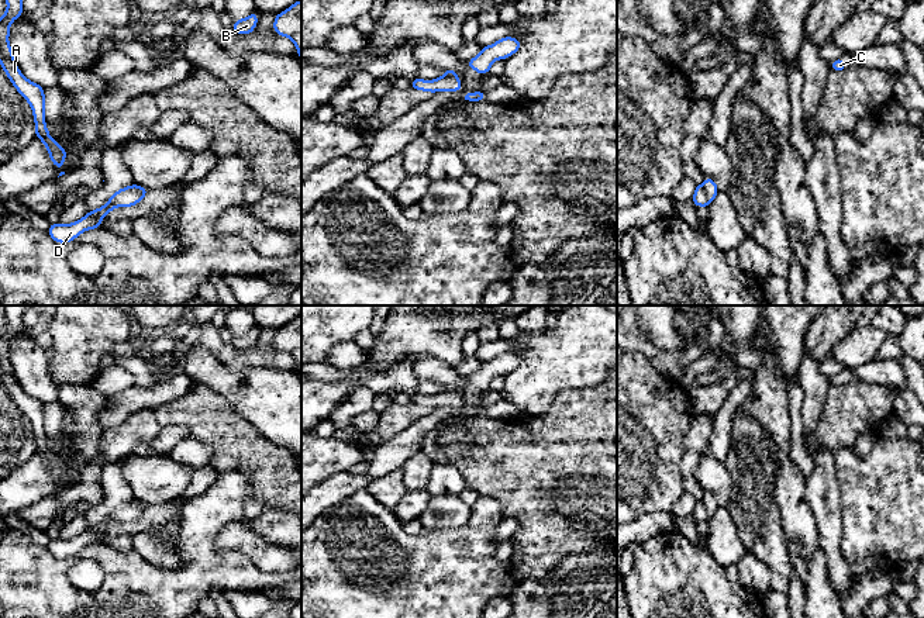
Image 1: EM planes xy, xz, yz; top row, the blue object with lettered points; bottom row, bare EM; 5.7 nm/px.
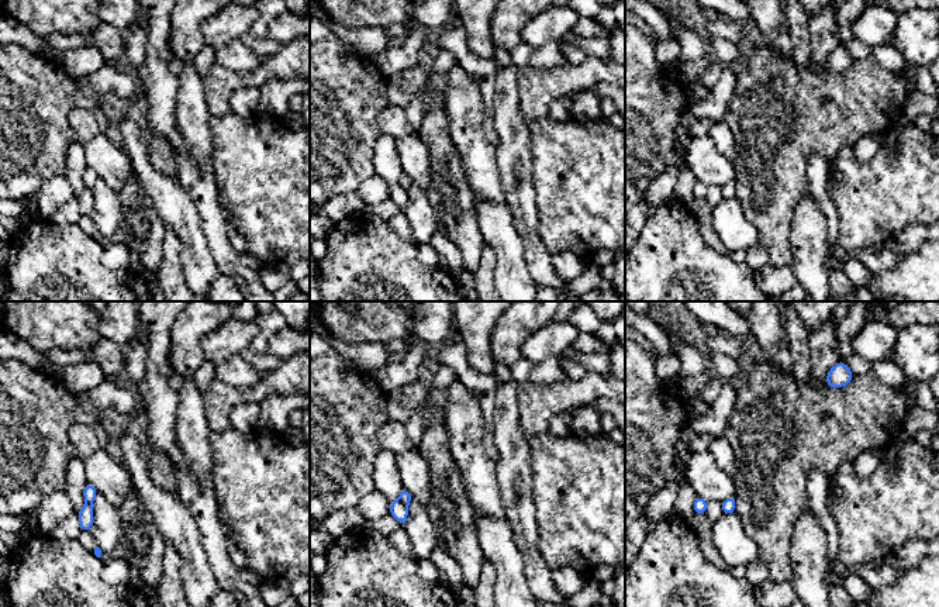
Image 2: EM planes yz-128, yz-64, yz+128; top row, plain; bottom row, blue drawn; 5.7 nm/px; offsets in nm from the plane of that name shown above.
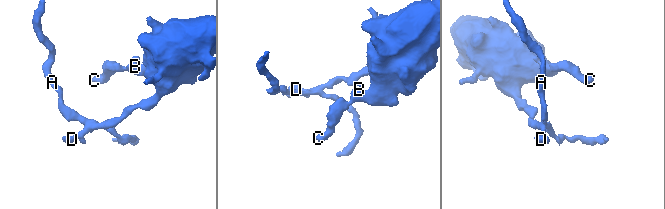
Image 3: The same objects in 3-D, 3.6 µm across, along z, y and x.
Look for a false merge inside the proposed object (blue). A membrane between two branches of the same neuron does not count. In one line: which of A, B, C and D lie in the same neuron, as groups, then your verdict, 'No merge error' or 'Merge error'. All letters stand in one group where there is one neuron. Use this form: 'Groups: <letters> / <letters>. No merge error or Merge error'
Groups: A / B C D. Merge error

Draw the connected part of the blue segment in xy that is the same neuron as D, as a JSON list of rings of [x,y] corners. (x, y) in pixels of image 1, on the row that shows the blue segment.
[[[128,186],[117,190],[108,201],[97,208],[89,211],[83,218],[72,224],[51,224],[48,235],[58,244],[73,242],[76,237],[87,229],[101,228],[101,220],[117,207],[132,207],[138,204],[148,194],[148,189],[141,186]]]

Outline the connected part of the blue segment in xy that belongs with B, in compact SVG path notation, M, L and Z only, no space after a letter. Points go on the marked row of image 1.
M252 11L246 18L237 20L230 28L241 35L251 34L258 24L258 14Z

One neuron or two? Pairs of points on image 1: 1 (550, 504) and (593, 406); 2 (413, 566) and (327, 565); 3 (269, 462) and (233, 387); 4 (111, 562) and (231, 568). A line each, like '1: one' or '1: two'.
1: one
2: one
3: two
4: one

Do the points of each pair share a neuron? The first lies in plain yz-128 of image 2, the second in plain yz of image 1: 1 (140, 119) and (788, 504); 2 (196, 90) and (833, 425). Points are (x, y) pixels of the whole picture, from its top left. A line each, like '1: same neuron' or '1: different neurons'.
1: same neuron
2: different neurons

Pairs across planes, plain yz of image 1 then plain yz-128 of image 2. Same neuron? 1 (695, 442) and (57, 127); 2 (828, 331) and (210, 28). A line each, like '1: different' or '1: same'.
1: different
2: different

